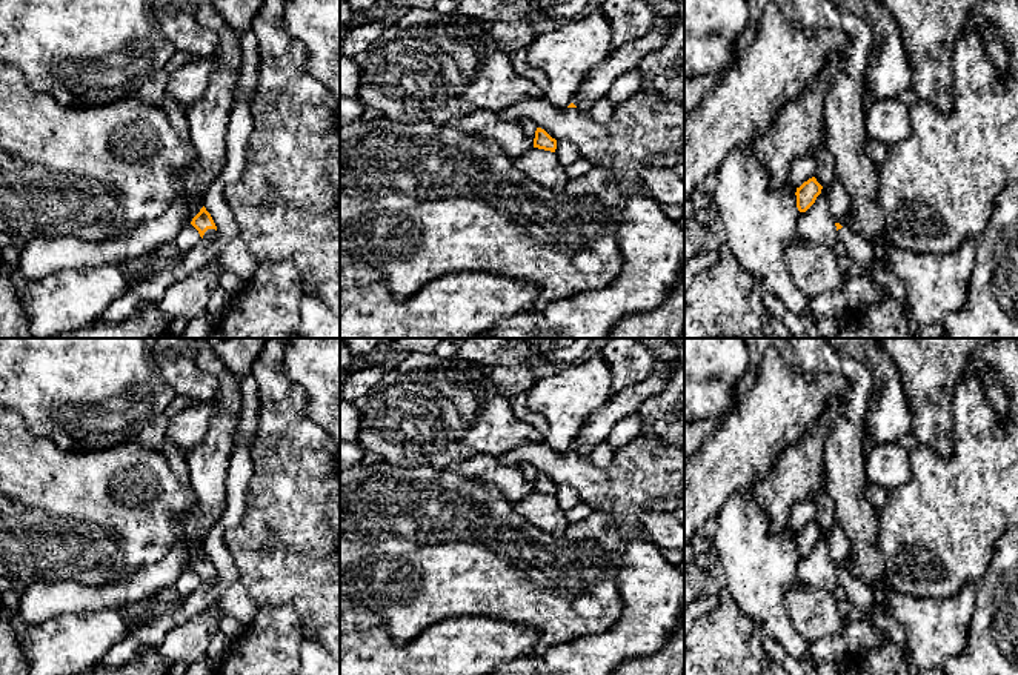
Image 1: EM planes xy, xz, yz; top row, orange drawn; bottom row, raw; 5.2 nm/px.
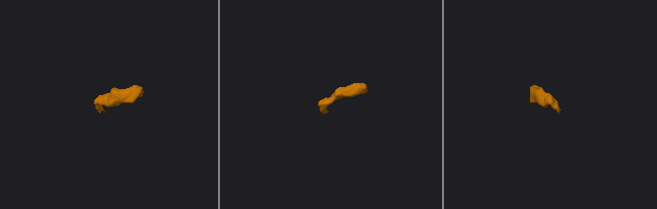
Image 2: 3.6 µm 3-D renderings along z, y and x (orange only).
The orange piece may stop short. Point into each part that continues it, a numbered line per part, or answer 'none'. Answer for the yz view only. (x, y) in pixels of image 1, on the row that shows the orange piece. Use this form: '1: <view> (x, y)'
1: yz (857, 248)

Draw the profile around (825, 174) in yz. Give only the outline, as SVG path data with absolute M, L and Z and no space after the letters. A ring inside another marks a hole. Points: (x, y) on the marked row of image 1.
M826 140L820 143L820 146L810 154L810 157L815 158L818 163L818 168L815 172L817 181L823 188L829 188L835 178L835 161L833 161L833 155L830 154L826 145Z

